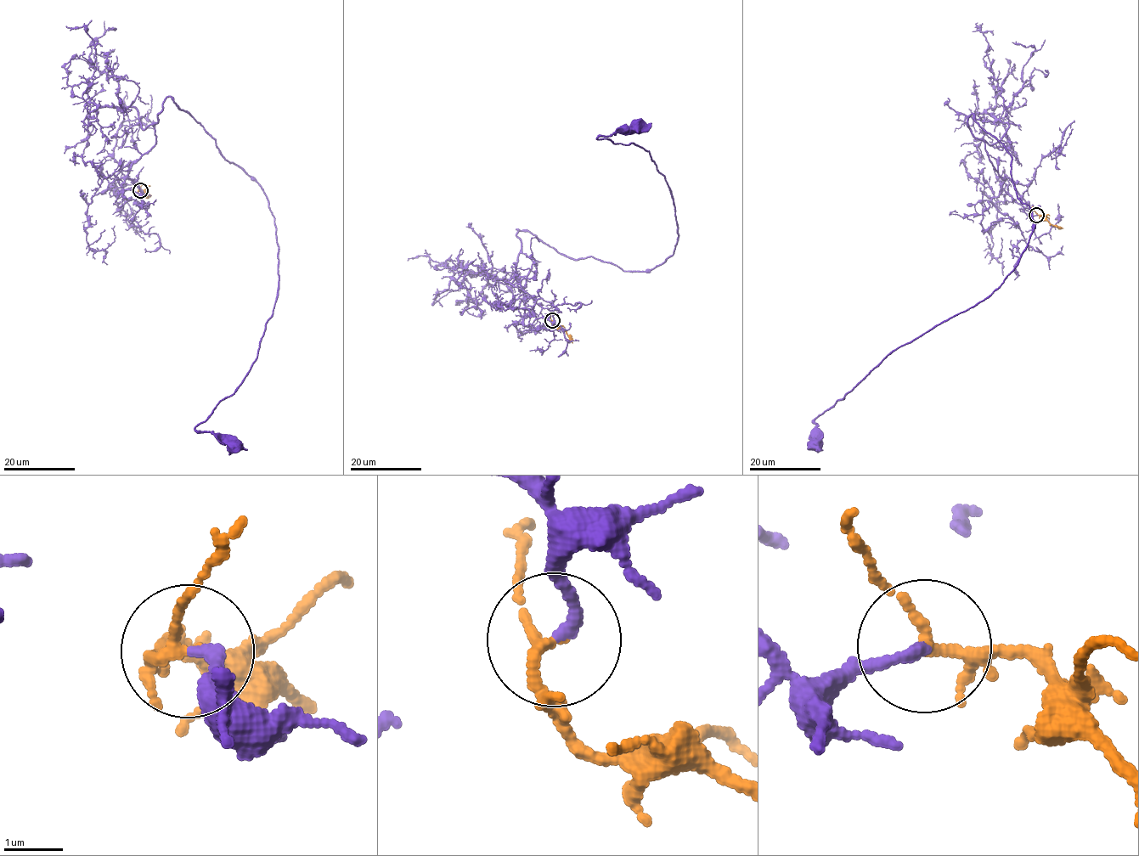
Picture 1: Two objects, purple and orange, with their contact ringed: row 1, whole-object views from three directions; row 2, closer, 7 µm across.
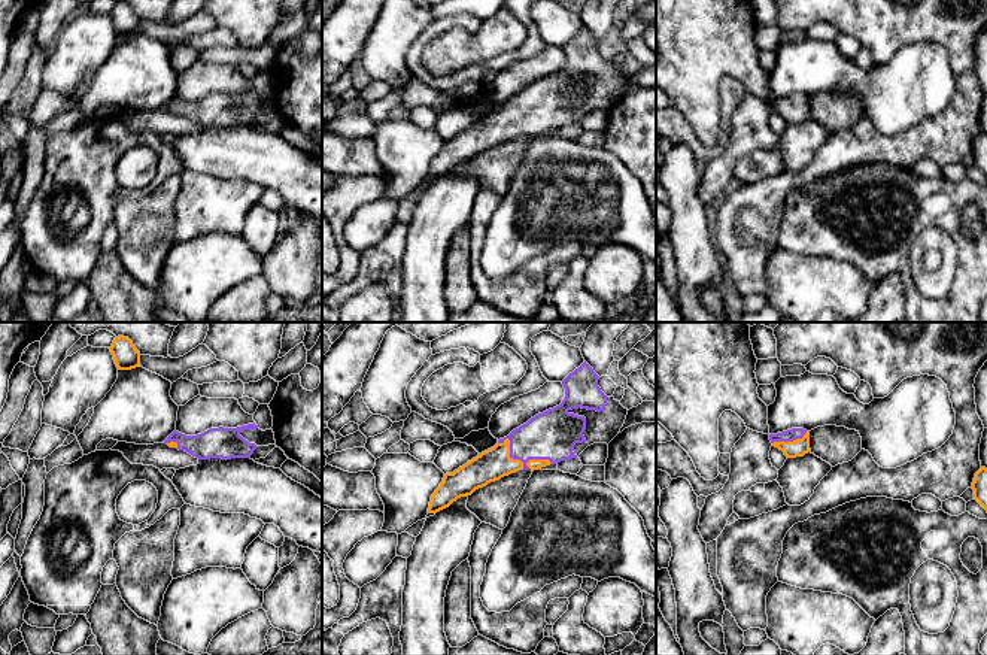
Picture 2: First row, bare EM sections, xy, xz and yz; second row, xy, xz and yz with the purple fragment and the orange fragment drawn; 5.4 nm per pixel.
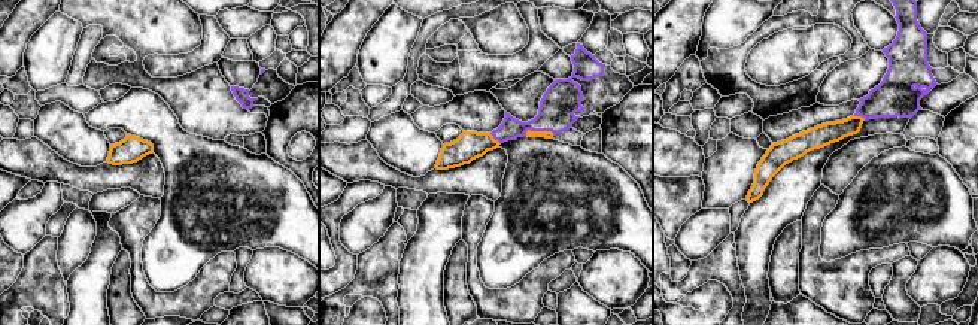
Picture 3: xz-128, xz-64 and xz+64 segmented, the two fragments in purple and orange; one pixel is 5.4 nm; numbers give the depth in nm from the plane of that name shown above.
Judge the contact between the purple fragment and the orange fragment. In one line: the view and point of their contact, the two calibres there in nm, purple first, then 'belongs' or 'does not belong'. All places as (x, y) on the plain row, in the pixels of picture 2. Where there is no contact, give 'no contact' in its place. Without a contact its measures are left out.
xz (519, 124) | 260/170 nm | belongs

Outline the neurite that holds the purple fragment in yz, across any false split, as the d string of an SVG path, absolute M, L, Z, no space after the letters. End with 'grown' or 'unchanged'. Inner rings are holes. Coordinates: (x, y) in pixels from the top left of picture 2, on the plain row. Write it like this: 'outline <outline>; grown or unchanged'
outline M792 94L783 98L769 100L772 112L784 118L787 124L804 122L810 115L810 97Z; grown

